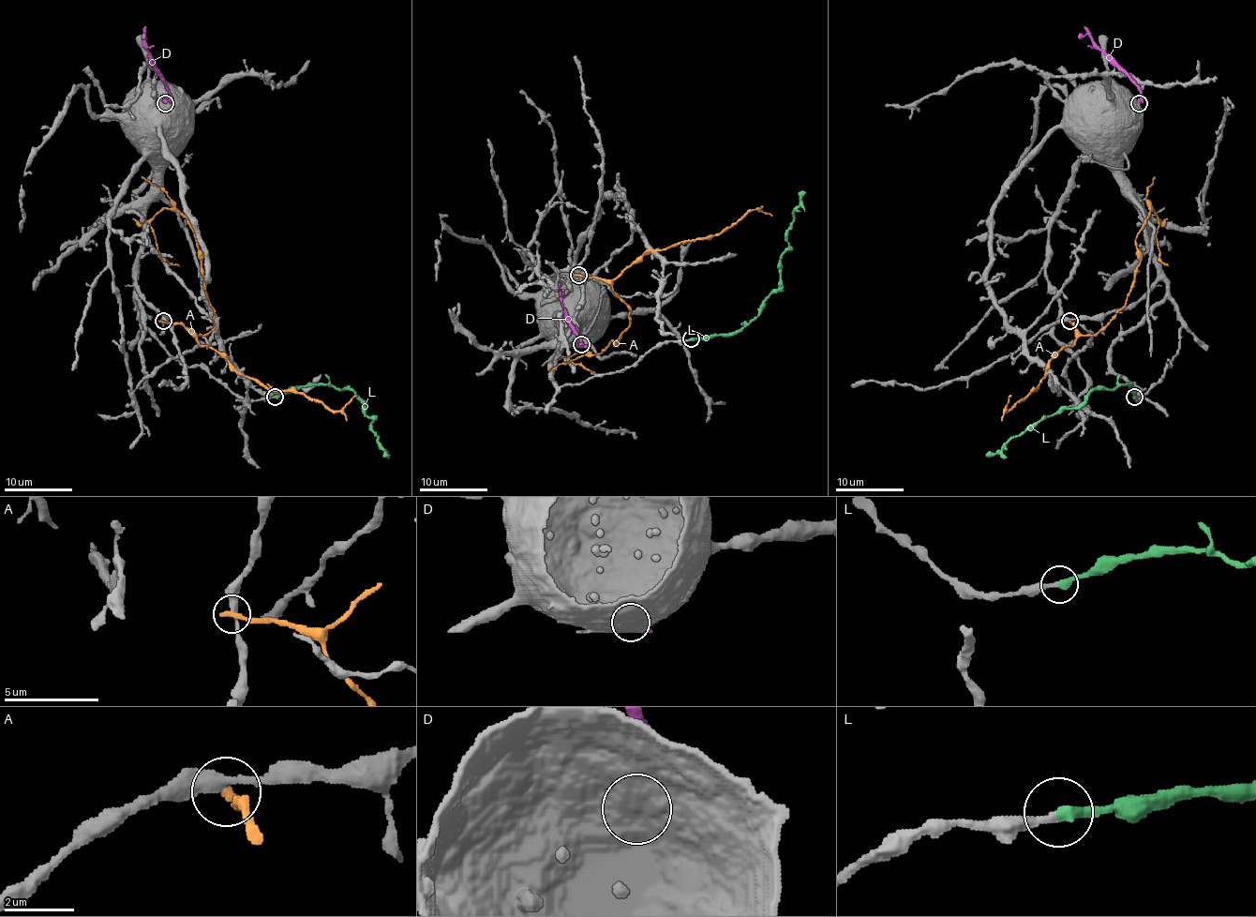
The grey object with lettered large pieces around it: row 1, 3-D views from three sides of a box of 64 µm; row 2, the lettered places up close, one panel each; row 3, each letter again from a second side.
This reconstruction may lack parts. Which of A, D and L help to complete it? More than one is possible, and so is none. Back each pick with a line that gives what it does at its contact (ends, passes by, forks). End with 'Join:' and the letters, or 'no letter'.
L: It ends there
Join: L

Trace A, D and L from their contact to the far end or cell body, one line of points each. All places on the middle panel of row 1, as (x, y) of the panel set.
A: (578, 275), (605, 280), (630, 309), (630, 324), (616, 345), (610, 340), (599, 353), (566, 364), (595, 372)
D: (581, 343), (585, 345), (562, 306), (558, 283)
L: (691, 338), (738, 333), (758, 314), (765, 299), (778, 287), (780, 260), (788, 246), (787, 231), (804, 191)

